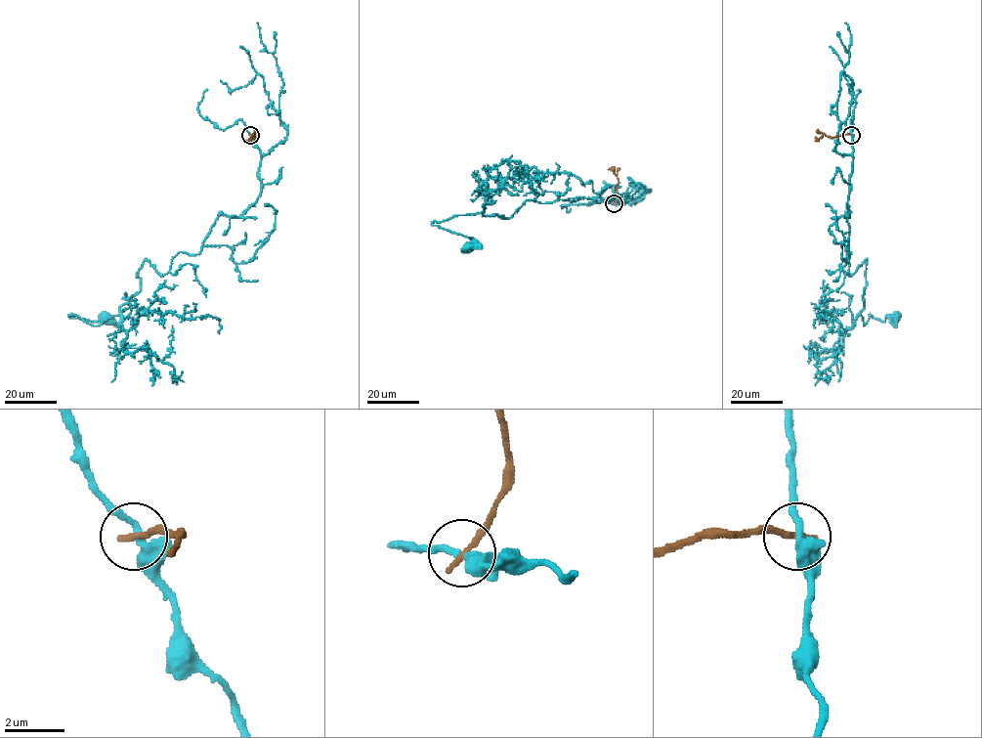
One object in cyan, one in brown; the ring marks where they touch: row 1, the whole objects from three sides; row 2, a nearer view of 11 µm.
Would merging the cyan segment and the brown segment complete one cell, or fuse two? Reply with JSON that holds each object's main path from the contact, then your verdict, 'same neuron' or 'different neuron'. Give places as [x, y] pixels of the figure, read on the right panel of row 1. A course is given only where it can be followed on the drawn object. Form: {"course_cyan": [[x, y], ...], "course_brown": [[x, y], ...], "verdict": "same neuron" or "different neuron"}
{"course_cyan": [[851, 135], [848, 275], [867, 262], [859, 314], [863, 325], [870, 315], [884, 322], [887, 315], [894, 319]], "course_brown": [[851, 135], [833, 137], [824, 135], [818, 139]], "verdict": "different neuron"}

